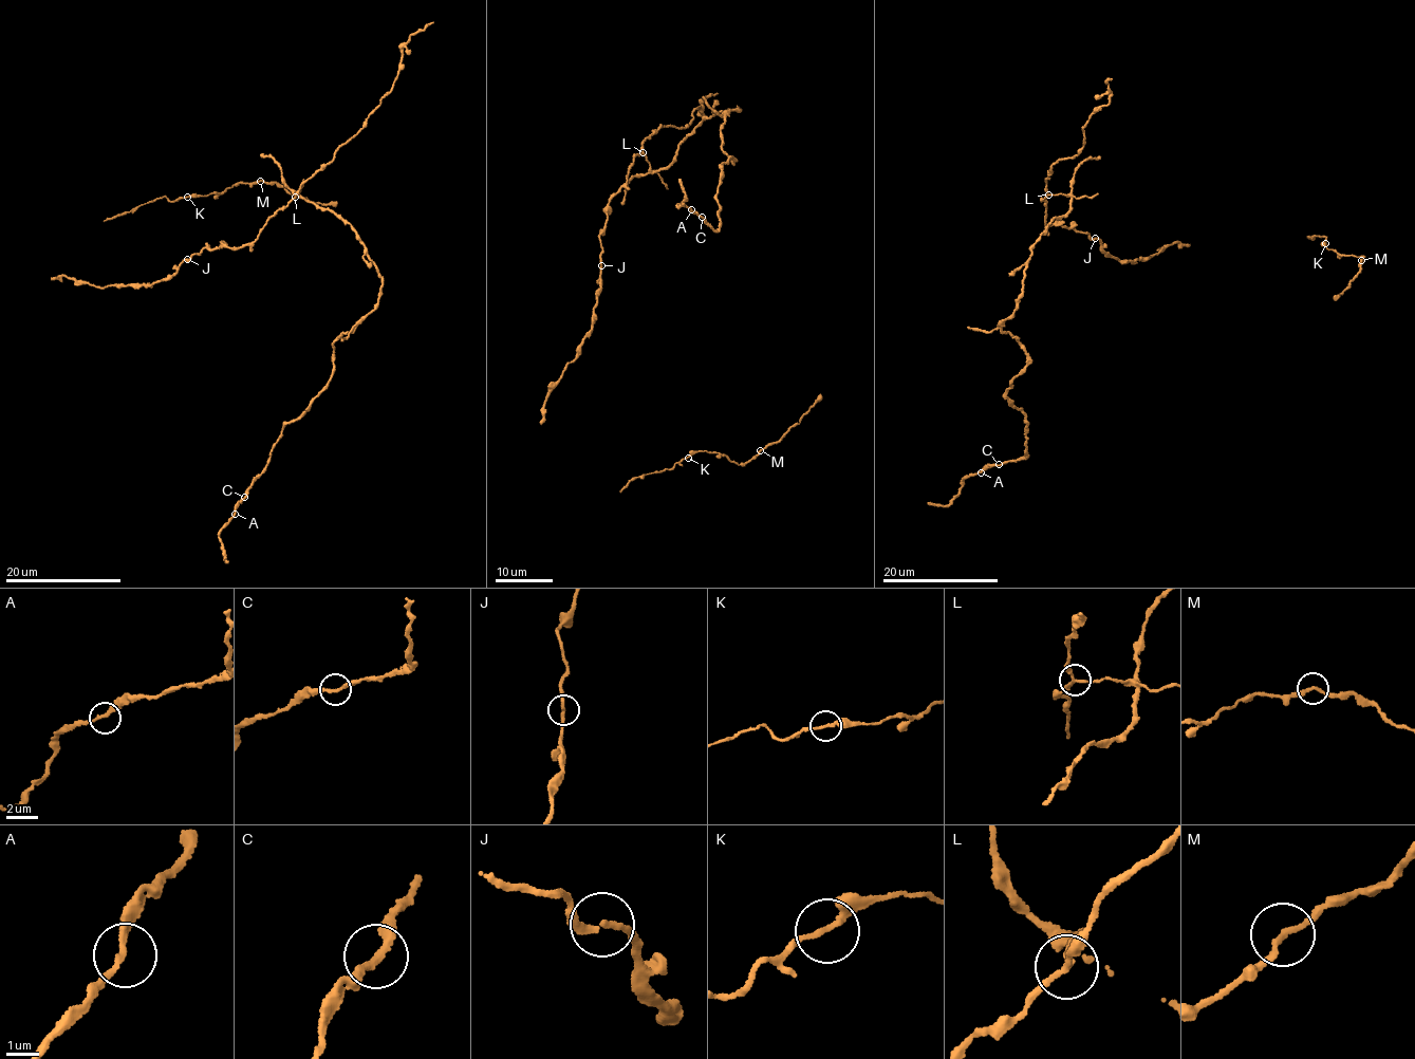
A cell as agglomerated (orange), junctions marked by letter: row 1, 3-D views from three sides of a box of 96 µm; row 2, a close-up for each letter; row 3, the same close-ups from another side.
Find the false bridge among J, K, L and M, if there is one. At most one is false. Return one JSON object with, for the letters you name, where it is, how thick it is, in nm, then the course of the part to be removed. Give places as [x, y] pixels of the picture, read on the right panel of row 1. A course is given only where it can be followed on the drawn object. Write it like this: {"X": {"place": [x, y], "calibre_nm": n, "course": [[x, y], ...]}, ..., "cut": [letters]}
{"L": {"place": [1048, 194], "calibre_nm": 180, "course": [[1048, 193], [1071, 207], [1001, 329], [1026, 355], [1007, 397], [1027, 454], [928, 502]]}, "cut": ["L"]}

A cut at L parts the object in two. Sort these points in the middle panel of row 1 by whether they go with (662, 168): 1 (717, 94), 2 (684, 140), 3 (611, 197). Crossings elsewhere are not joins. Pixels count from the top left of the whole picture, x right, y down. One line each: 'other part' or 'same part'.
1: other part
2: same part
3: other part

